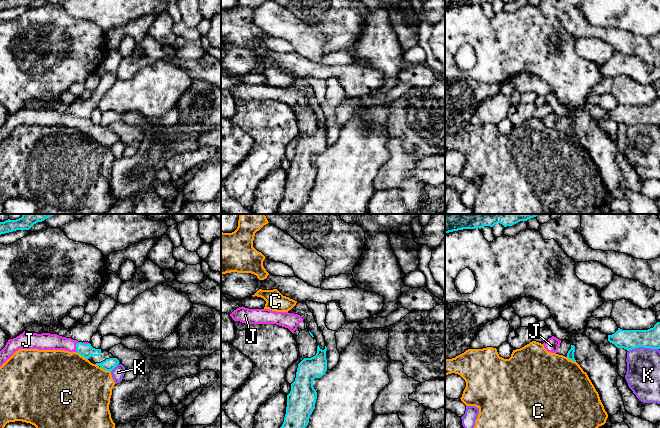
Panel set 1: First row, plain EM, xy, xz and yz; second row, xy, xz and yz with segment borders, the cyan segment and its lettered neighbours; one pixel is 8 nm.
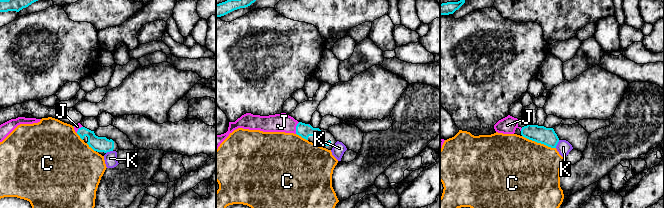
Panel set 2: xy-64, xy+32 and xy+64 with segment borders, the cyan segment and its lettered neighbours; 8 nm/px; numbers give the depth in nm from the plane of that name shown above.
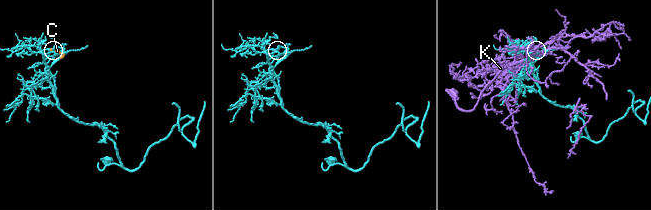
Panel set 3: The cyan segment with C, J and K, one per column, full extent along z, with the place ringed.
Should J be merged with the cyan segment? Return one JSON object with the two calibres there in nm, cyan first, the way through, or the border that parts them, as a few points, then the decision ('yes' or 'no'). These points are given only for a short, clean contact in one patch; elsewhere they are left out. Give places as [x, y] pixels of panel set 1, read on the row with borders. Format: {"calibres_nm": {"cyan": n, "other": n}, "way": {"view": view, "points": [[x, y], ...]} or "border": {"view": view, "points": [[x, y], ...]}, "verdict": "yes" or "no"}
{"calibres_nm": {"cyan": 110, "other": 140}, "way": {"view": "xy", "points": [[86, 350], [76, 347], [69, 344], [46, 341]]}, "verdict": "yes"}

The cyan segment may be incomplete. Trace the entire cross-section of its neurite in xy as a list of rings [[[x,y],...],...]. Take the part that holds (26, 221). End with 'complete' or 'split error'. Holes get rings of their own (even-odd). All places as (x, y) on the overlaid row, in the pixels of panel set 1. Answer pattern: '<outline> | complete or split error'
[[[23,214],[19,219],[8,219],[0,222],[0,235],[16,230],[29,230],[34,224],[42,222],[53,215],[54,214]]] | complete

